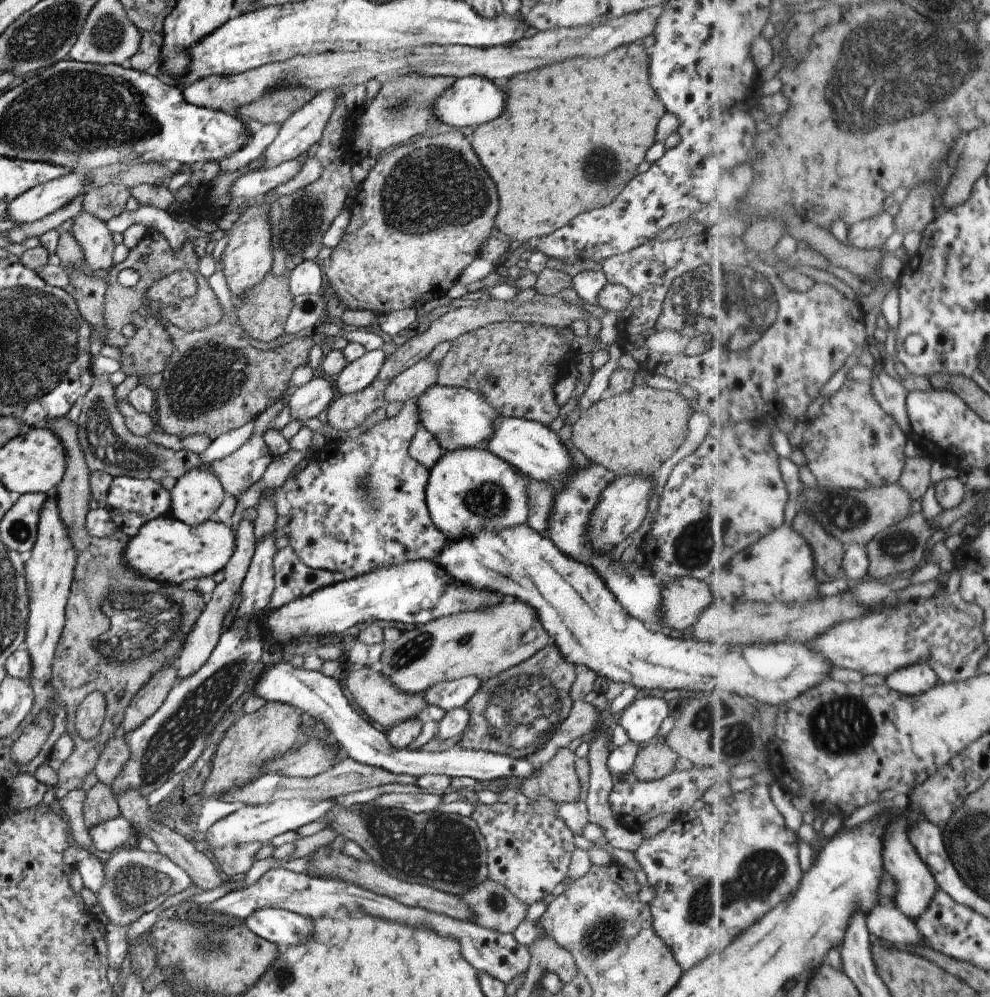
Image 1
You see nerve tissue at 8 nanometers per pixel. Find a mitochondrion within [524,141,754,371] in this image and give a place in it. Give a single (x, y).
(597, 168)

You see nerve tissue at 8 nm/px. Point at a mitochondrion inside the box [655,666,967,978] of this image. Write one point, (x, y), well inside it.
(760, 872)

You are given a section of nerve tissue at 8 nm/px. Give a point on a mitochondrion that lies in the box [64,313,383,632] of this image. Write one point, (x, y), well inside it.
(210, 374)

